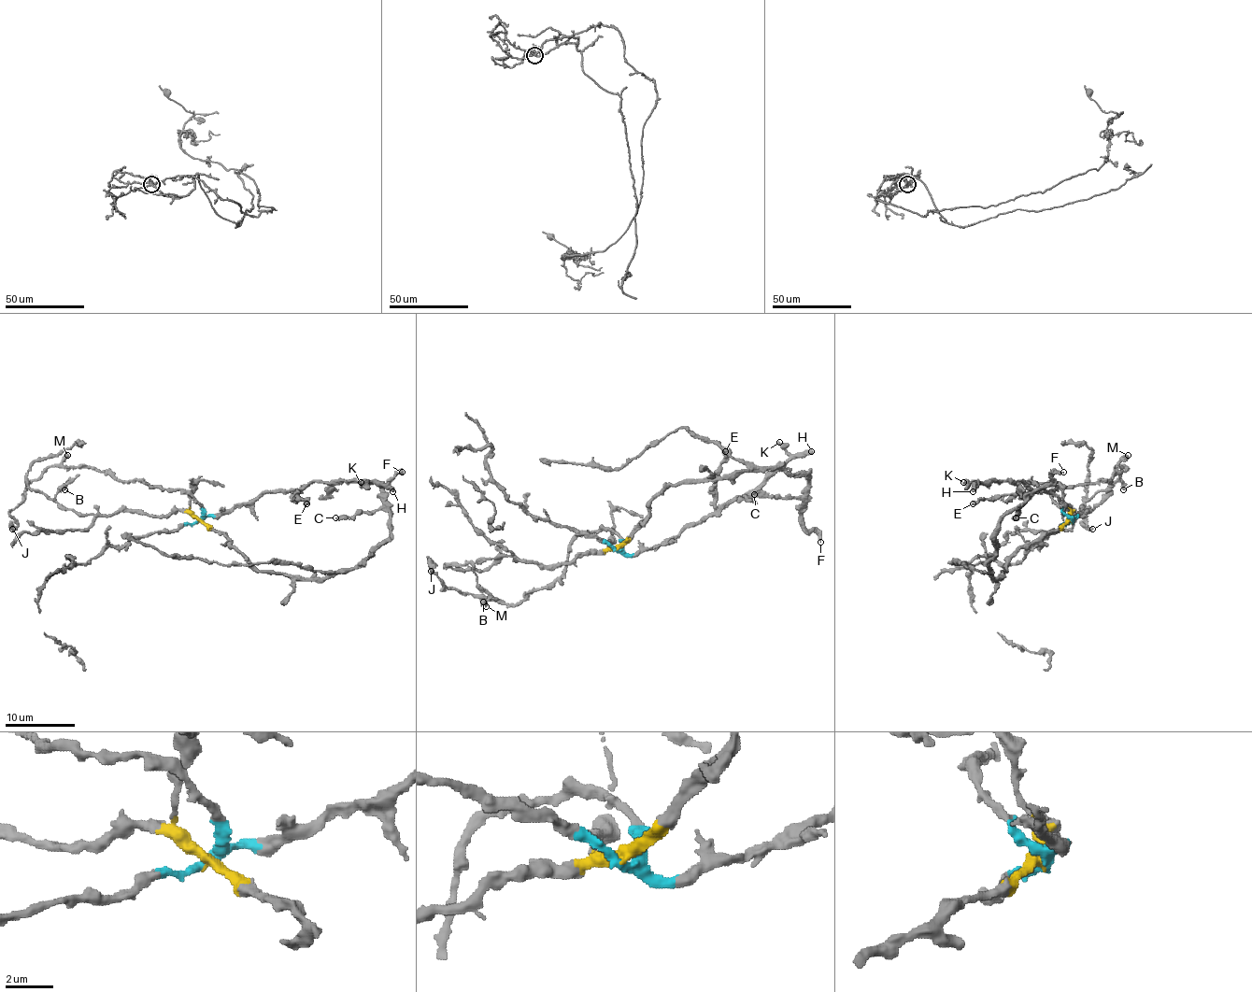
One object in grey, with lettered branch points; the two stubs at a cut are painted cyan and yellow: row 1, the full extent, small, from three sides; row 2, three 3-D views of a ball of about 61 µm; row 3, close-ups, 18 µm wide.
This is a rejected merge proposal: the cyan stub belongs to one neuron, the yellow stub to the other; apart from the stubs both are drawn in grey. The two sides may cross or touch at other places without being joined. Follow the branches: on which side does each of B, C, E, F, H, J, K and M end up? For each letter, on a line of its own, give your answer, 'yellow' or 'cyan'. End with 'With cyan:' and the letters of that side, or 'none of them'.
B: yellow
C: yellow
E: cyan
F: yellow
H: cyan
J: cyan
K: cyan
M: cyan
With cyan: E, H, J, K, M

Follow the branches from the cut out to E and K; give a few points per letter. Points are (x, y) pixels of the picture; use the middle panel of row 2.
E: (617, 550), (638, 554), (668, 545), (684, 531), (700, 524), (714, 510), (717, 473), (726, 450)
K: (617, 550), (638, 554), (668, 545), (690, 526), (717, 515), (748, 492), (756, 492), (789, 458), (778, 442)

